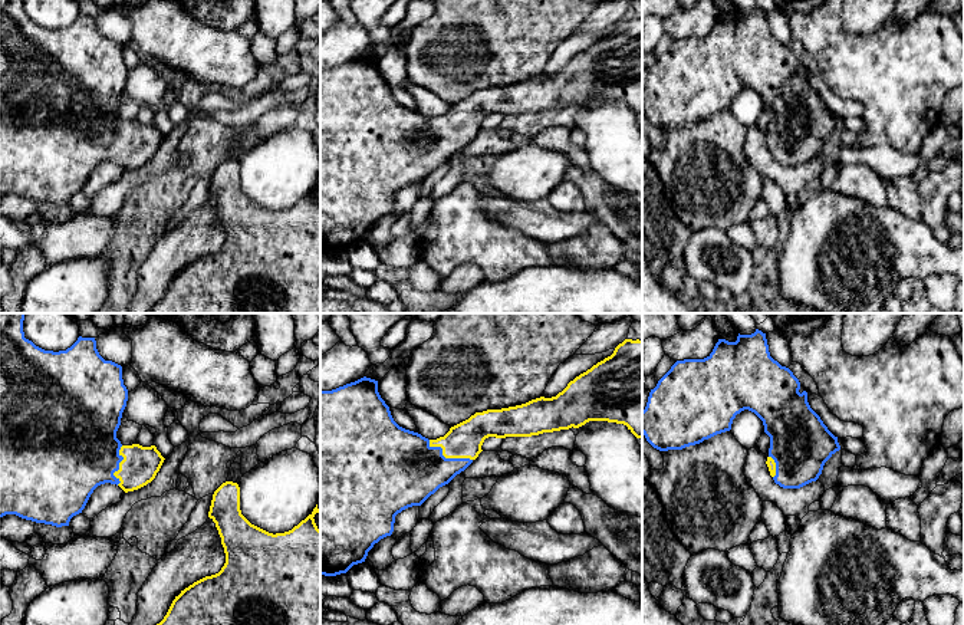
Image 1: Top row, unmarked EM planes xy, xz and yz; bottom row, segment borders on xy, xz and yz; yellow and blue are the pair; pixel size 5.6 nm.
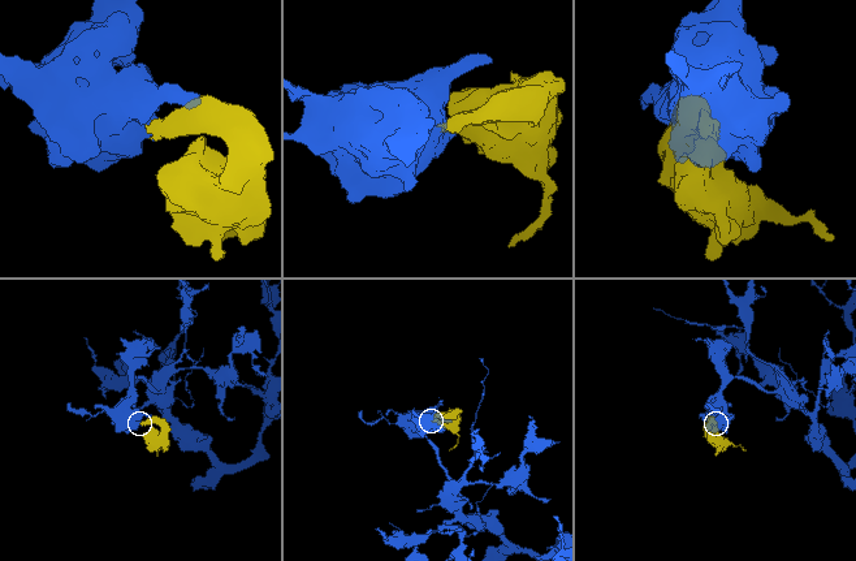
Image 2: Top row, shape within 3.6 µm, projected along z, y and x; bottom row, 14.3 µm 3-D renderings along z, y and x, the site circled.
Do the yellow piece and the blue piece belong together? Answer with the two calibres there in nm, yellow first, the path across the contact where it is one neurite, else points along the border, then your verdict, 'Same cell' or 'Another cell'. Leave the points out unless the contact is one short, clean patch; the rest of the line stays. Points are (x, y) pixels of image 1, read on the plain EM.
Thickness 200 nm (yellow) against 380 nm. Path across: xz (464, 118), (447, 135), (417, 147), (404, 147). Same cell

